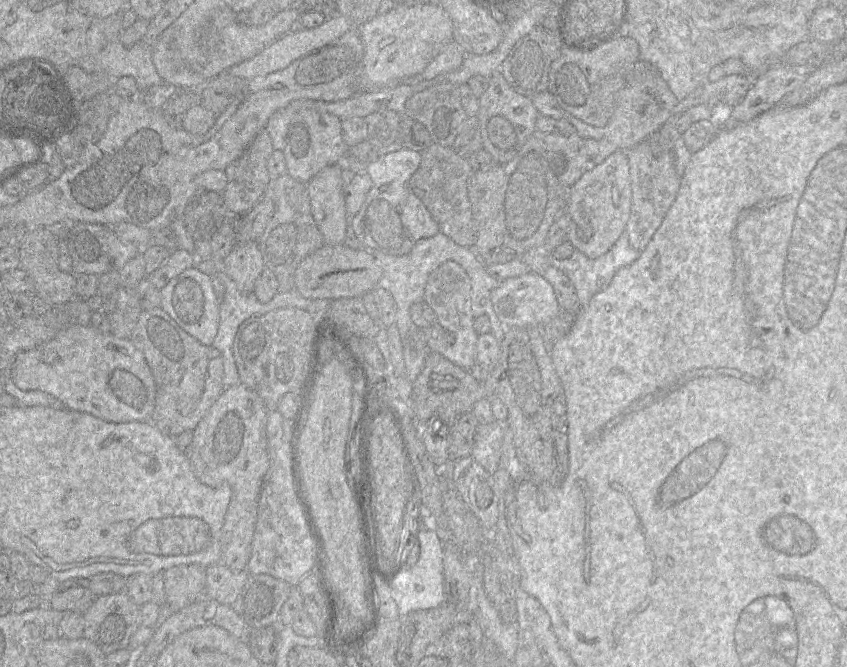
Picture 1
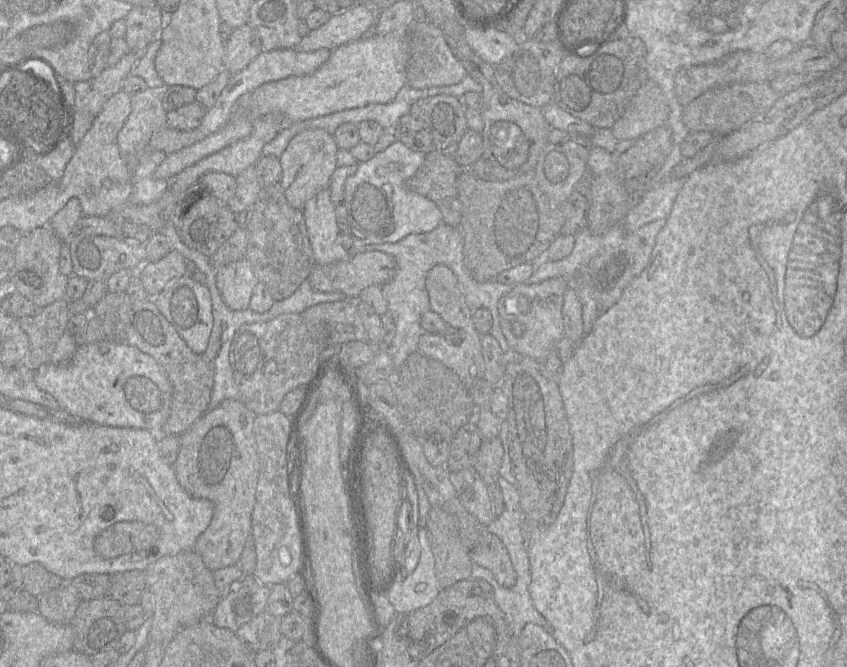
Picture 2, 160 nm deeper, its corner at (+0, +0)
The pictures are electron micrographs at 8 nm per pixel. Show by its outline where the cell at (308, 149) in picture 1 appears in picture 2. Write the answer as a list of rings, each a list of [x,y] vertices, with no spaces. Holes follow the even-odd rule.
[[[323,129],[304,130],[295,135],[280,157],[282,179],[280,184],[289,204],[298,210],[318,192],[327,189],[337,166],[339,147],[334,136]]]

